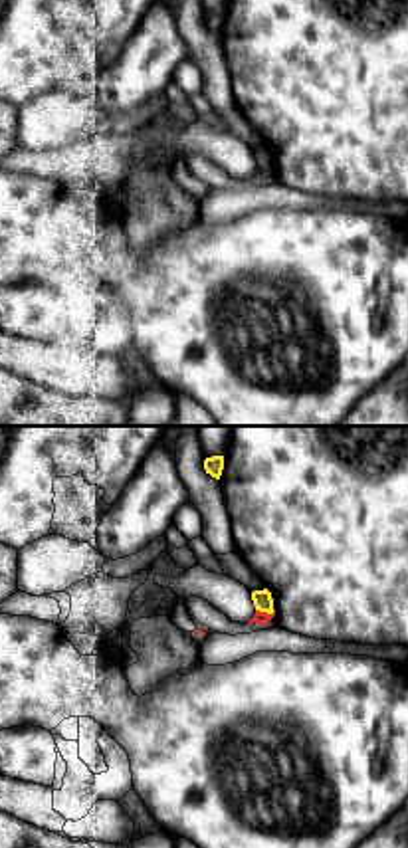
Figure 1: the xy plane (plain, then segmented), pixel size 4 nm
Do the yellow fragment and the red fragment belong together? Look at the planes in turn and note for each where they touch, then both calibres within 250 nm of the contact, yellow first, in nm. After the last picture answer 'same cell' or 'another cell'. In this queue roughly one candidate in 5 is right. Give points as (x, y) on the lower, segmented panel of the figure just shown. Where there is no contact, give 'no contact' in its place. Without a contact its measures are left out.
meets yellow at (264, 611); 80 nm thick on the yellow side, 50 nm on the other

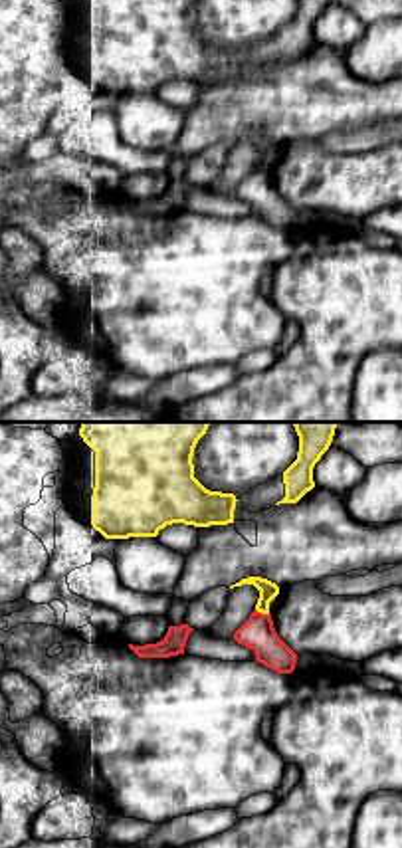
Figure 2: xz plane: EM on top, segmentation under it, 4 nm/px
meets yellow at (262, 613); 80 nm thick on the yellow side, 140 nm on the other

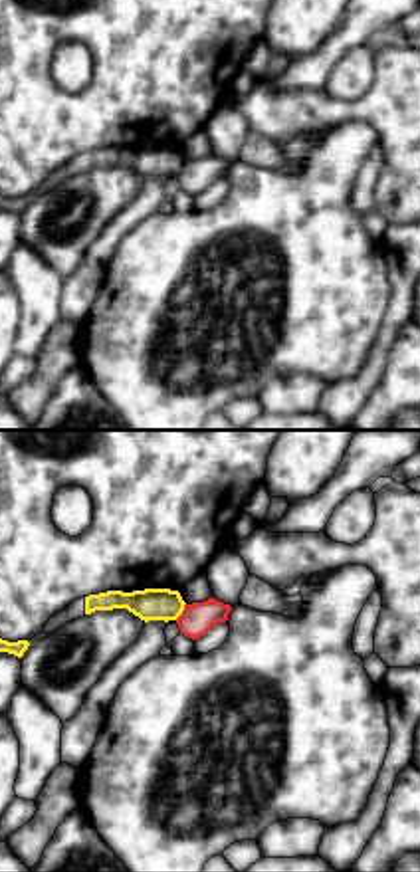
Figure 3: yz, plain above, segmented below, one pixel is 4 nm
meets yellow at (183, 609); 130 nm thick on the yellow side, 140 nm on the other

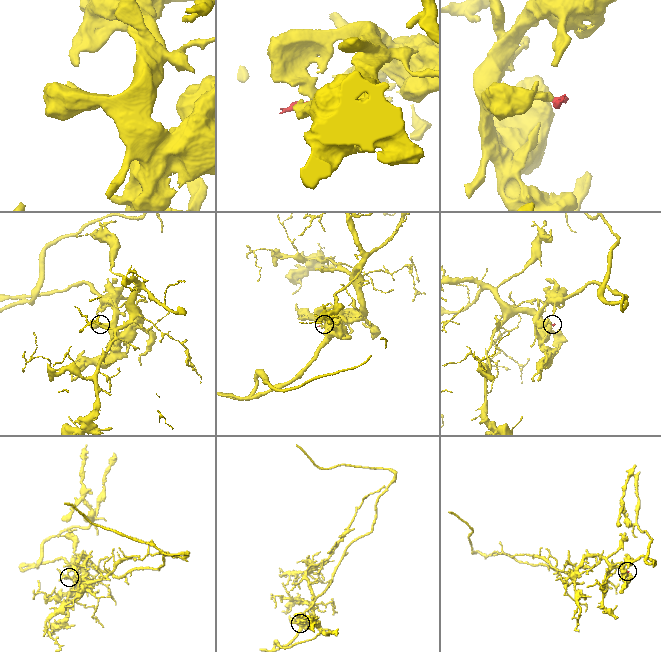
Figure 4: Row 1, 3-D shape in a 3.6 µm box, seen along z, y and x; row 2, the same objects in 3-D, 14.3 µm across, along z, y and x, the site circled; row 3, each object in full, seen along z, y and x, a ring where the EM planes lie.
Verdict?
another cell

